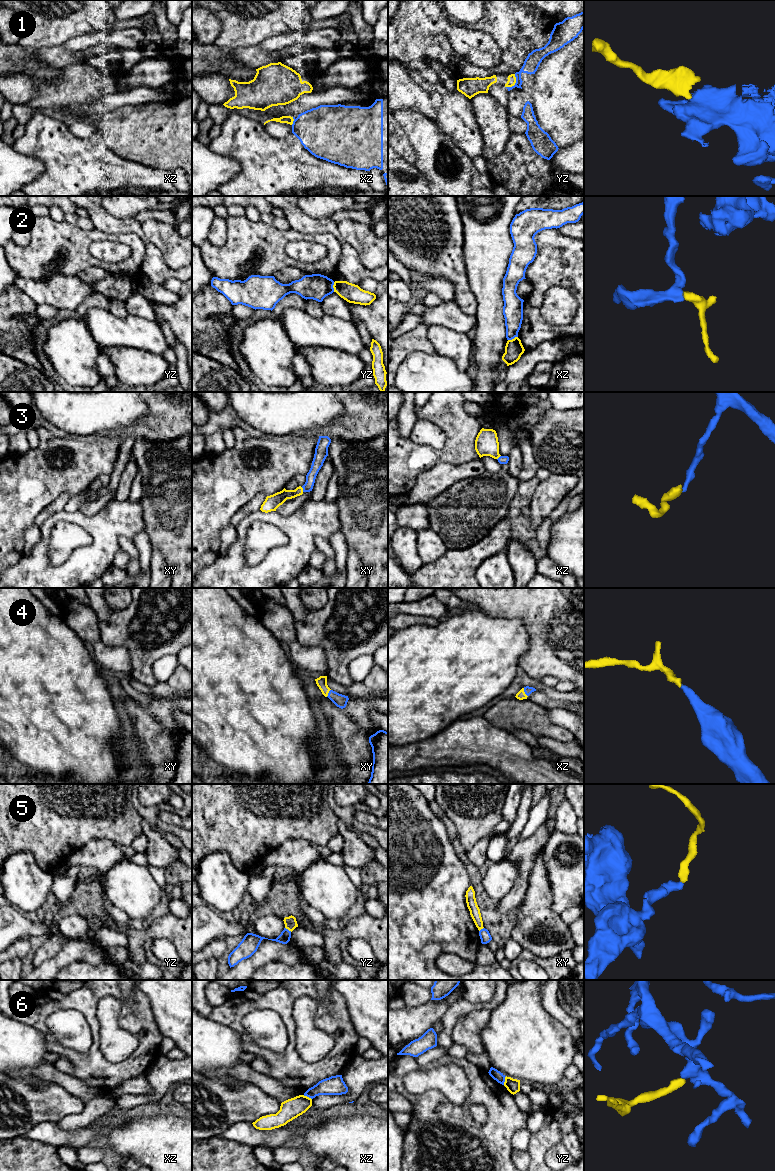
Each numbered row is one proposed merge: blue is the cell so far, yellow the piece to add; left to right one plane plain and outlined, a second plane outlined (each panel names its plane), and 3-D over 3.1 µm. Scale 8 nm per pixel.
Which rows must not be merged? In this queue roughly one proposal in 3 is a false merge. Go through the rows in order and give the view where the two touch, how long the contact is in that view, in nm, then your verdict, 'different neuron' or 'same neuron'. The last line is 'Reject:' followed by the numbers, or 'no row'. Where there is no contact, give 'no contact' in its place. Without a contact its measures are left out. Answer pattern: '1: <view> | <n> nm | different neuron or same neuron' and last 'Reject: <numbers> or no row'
1: yz | 130 nm | same neuron
2: yz | 80 nm | different neuron
3: xy | 40 nm | same neuron
4: xz | 80 nm | same neuron
5: yz | 70 nm | different neuron
6: yz | 80 nm | different neuron
Reject: 2, 5, 6

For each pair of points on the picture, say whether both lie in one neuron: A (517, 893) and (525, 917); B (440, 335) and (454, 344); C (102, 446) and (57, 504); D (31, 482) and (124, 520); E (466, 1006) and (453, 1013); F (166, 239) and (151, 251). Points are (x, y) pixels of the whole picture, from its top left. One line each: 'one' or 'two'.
A: two
B: one
C: two
D: two
E: one
F: two

